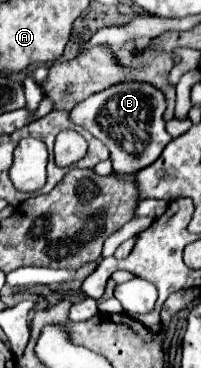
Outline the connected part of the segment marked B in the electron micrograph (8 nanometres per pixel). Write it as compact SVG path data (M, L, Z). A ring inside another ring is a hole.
M122 81L76 105L72 109L72 121L86 127L108 147L114 173L130 175L154 163L170 143L172 137L164 129L164 111L166 97L160 93L160 89L144 81Z

